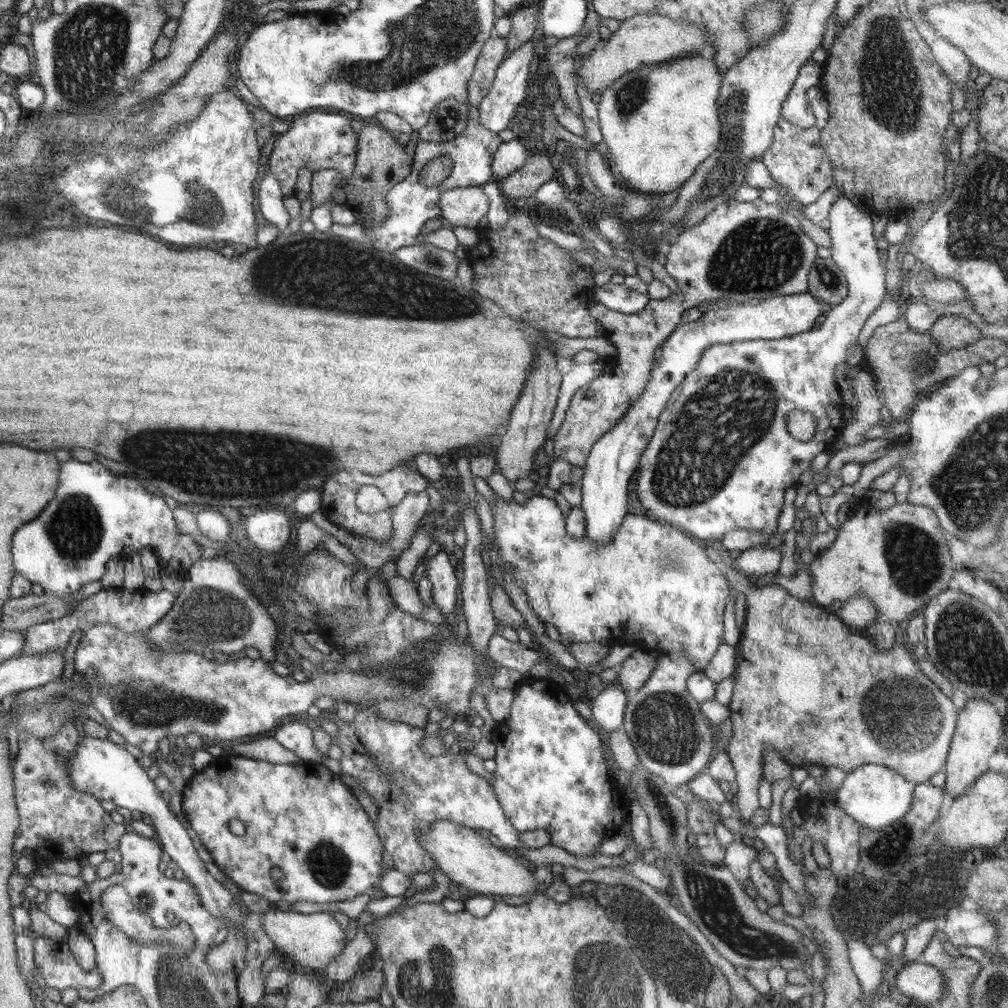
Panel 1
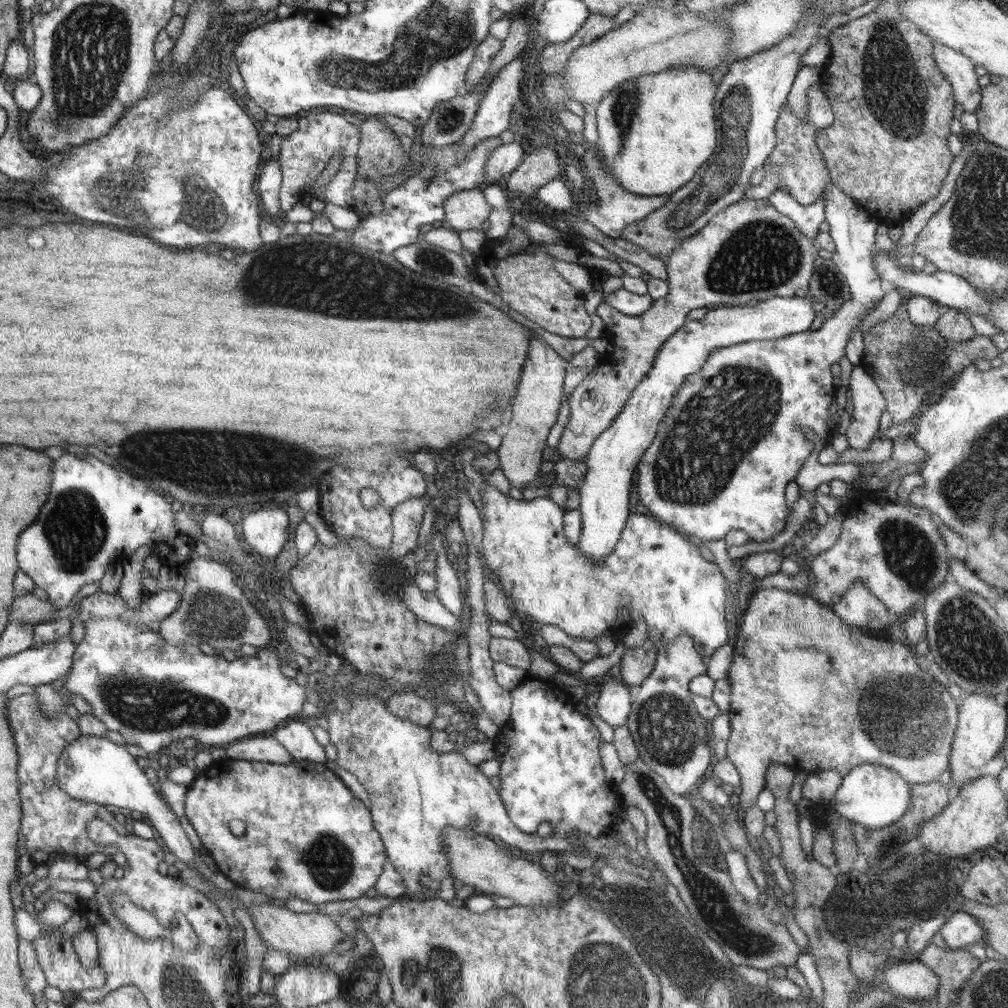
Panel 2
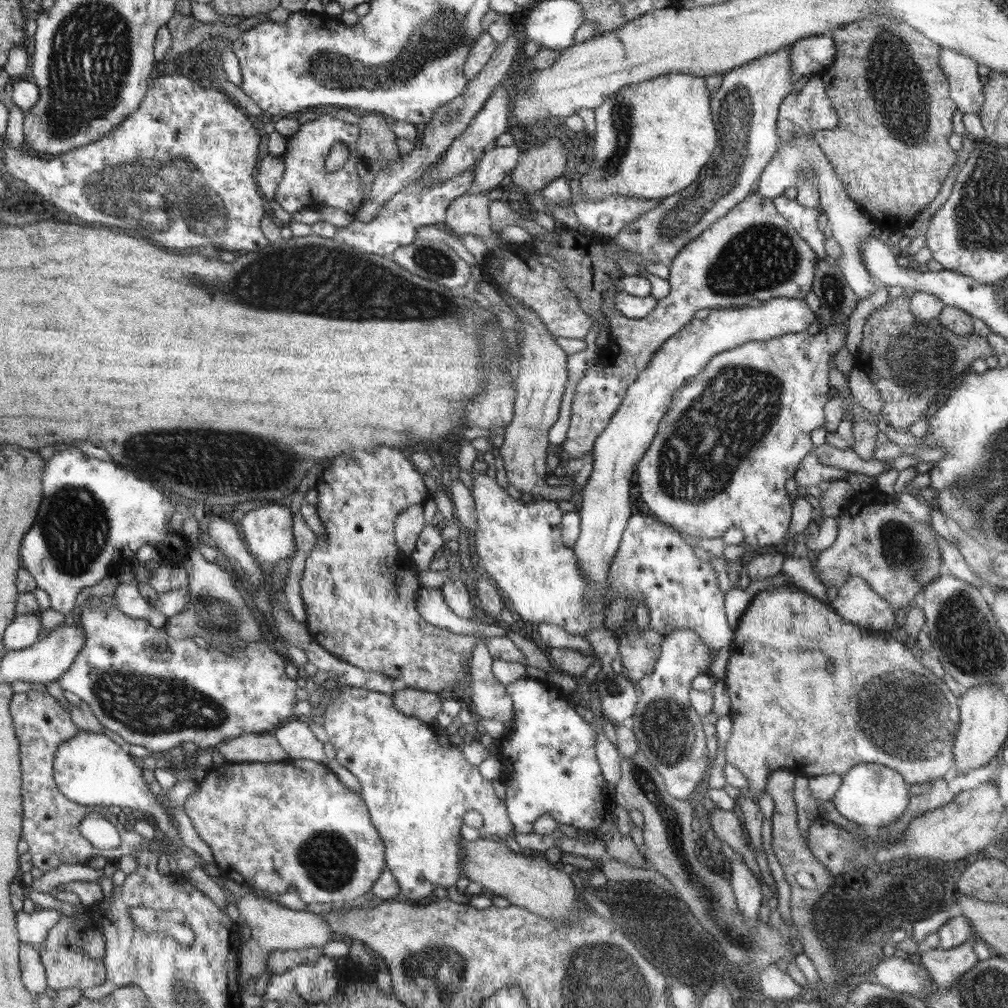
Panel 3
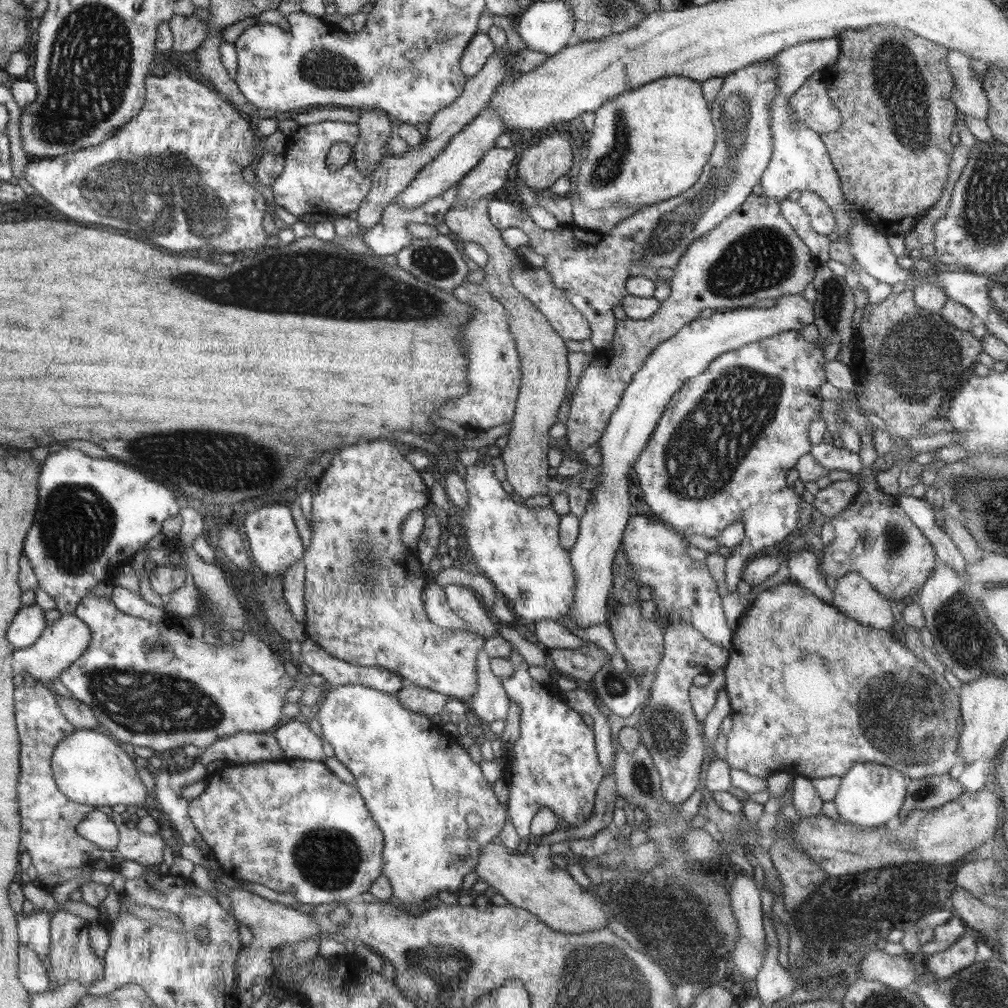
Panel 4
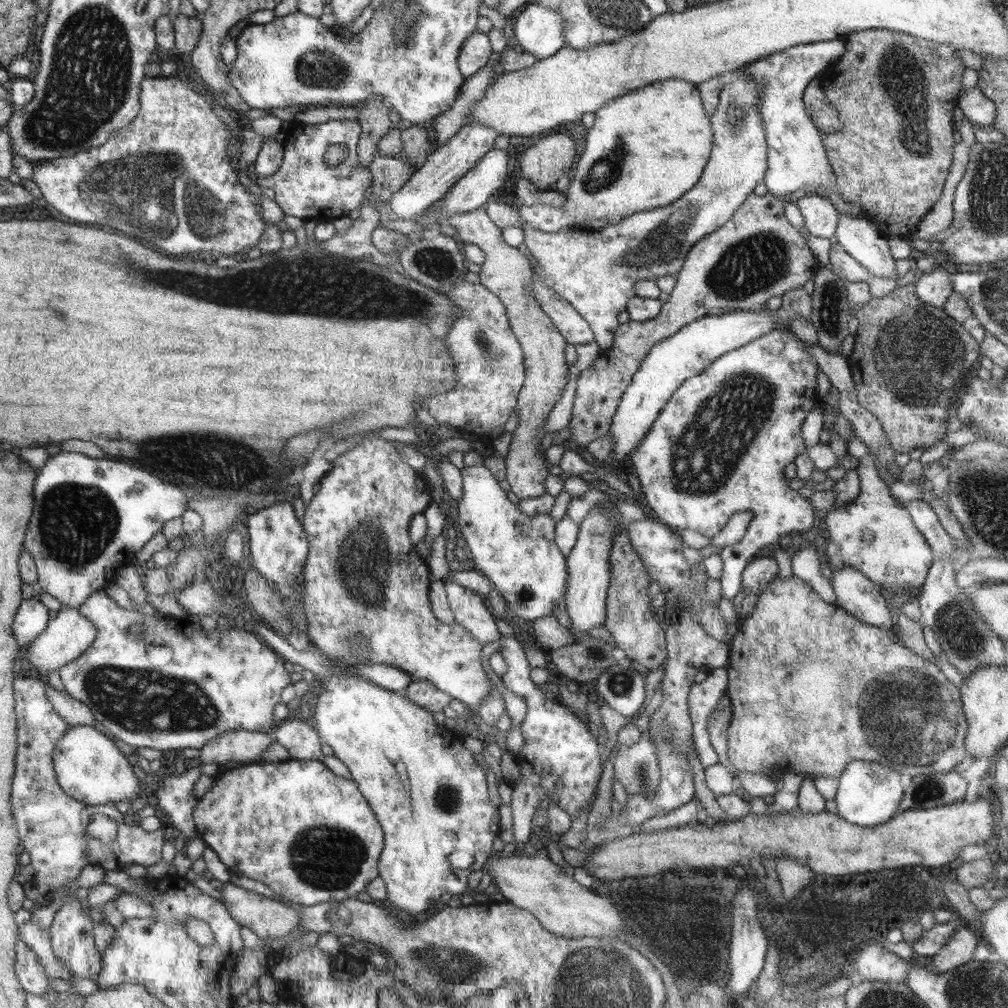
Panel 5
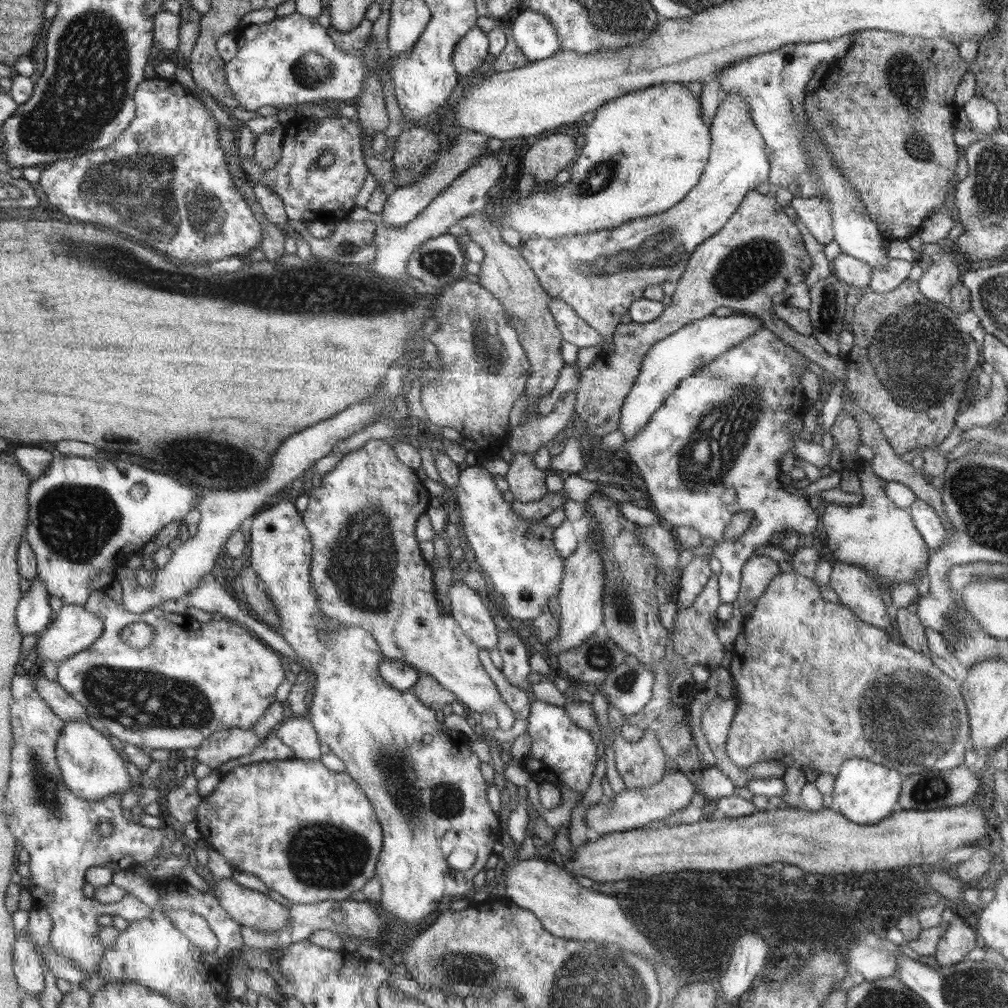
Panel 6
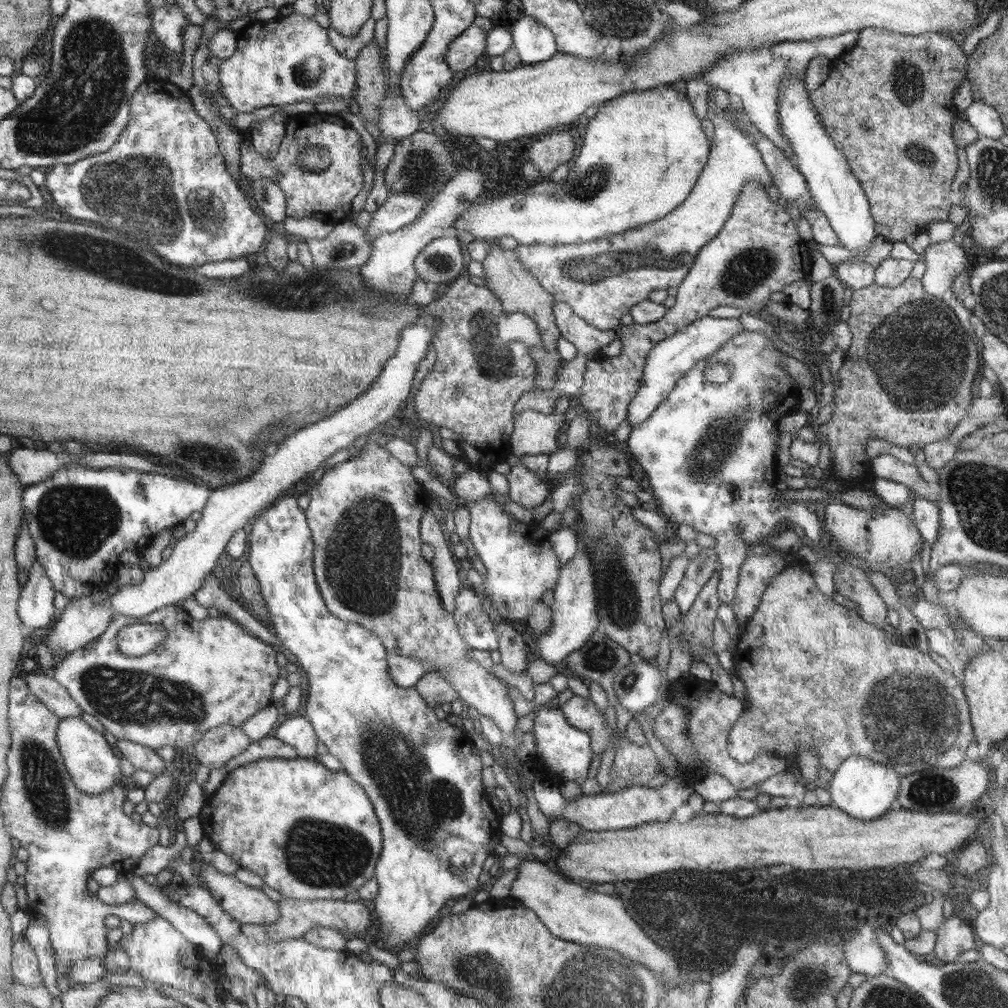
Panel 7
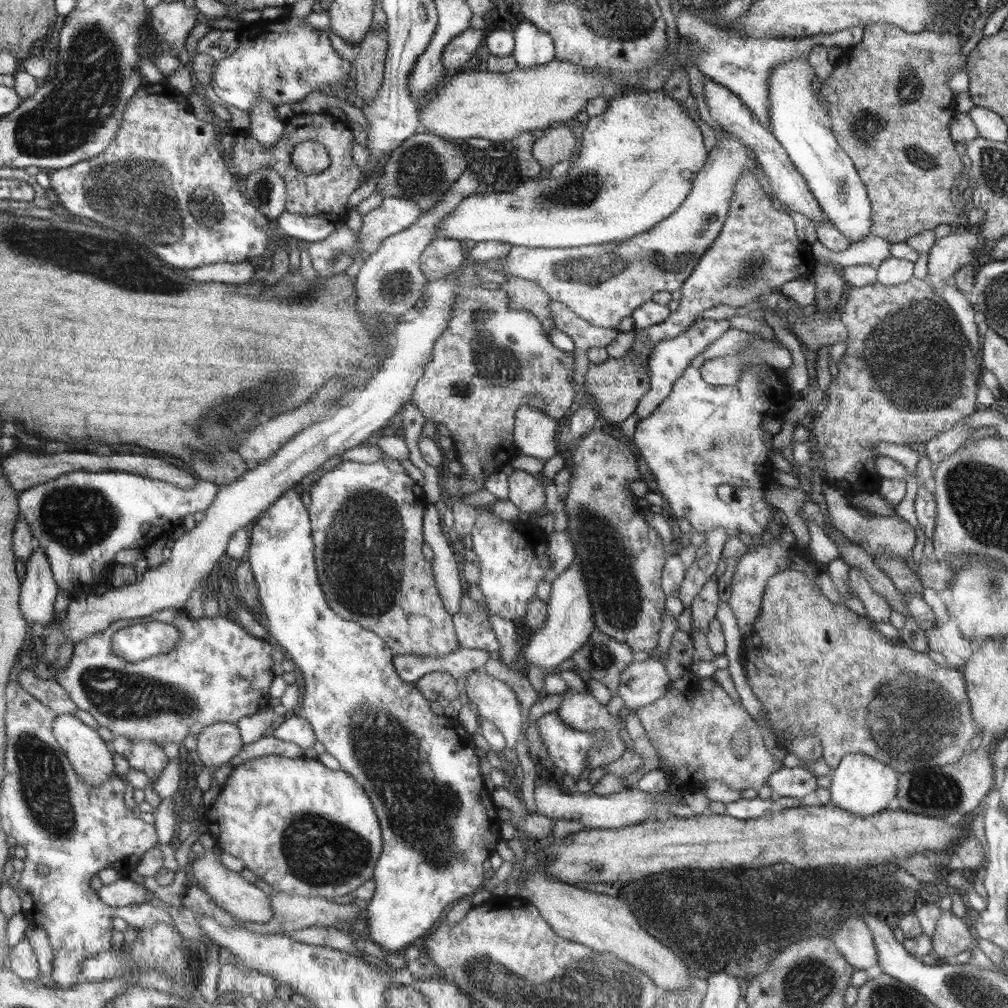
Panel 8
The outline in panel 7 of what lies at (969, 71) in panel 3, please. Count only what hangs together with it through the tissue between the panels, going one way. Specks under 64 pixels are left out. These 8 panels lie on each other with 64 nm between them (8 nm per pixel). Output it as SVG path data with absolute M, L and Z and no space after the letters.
M974 102L965 110L965 118L976 127L978 139L1000 139L1006 133L1006 126L1002 123L1000 114L986 102Z

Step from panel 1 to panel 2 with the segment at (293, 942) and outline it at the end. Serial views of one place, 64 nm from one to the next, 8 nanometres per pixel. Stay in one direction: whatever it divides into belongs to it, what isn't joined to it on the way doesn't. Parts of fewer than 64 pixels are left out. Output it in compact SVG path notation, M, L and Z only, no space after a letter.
M270 901L258 904L258 906L250 905L246 910L252 916L258 936L262 938L262 942L268 946L268 949L279 950L294 956L298 964L305 963L308 957L312 957L314 953L328 954L331 957L334 945L342 942L347 935L334 924L334 920L330 915L320 914L316 911L310 913L296 913L288 907L281 907L277 902Z

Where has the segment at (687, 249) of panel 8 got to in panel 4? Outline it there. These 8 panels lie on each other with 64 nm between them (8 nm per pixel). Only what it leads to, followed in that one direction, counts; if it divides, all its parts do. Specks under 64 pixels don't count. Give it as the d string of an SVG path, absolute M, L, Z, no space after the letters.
M766 60L727 75L722 89L716 96L716 102L710 108L716 130L715 148L697 184L670 200L638 209L630 217L616 223L608 232L588 231L574 225L560 225L556 230L542 230L542 227L539 227L518 203L512 204L497 198L488 201L488 214L496 228L502 231L505 228L516 227L528 234L529 246L534 248L534 252L544 256L546 261L543 268L548 270L553 284L559 290L566 292L570 302L589 319L592 327L592 336L589 339L596 348L610 349L613 345L617 322L612 313L612 306L620 306L624 296L629 294L627 282L634 277L630 270L634 266L645 266L650 270L676 268L678 260L681 260L690 244L709 230L714 230L730 217L730 214L737 212L752 194L752 188L761 182L761 177L764 176L773 157L773 115L770 105L778 93L775 70L777 69L774 60Z

